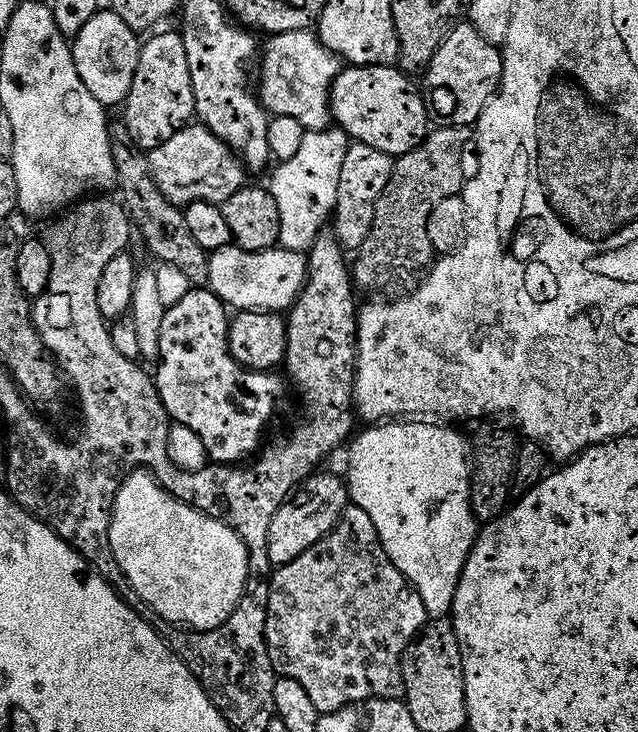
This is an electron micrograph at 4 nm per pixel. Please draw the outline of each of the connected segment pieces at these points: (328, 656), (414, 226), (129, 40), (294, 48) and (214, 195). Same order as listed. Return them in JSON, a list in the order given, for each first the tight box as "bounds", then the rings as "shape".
[{"bounds":[262,503,430,714],"shape":[[[349,503],[340,513],[340,519],[336,521],[336,525],[321,540],[314,542],[314,546],[302,550],[302,554],[298,554],[298,558],[279,565],[268,580],[266,602],[267,599],[268,605],[264,608],[262,640],[268,646],[268,657],[272,667],[280,676],[289,676],[302,682],[302,688],[306,690],[306,694],[310,694],[310,700],[314,702],[314,706],[321,714],[337,712],[339,708],[344,708],[348,704],[359,705],[361,702],[377,698],[396,698],[401,695],[404,683],[400,673],[400,659],[406,646],[428,623],[430,617],[426,606],[422,606],[422,598],[418,598],[418,594],[412,589],[411,582],[398,570],[398,566],[394,566],[394,562],[390,562],[390,558],[374,530],[374,522],[370,522],[370,516],[366,514],[366,510],[362,510],[357,504]]]},{"bounds":[350,124,470,289],"shape":[[[458,124],[439,127],[433,127],[421,144],[414,146],[414,150],[395,157],[390,182],[386,182],[386,190],[382,190],[374,206],[370,234],[366,234],[366,242],[355,249],[356,261],[353,259],[350,264],[352,283],[357,289],[374,287],[376,275],[387,268],[423,269],[433,263],[426,218],[430,218],[430,210],[434,210],[442,198],[461,195],[466,179],[464,143],[470,140],[467,127]]]},{"bounds":[70,10,142,106],"shape":[[[98,10],[90,18],[90,22],[86,22],[86,26],[82,26],[82,30],[78,30],[76,35],[71,37],[70,47],[74,70],[82,82],[82,86],[86,86],[86,90],[90,90],[90,94],[98,103],[105,106],[123,105],[126,94],[130,90],[130,82],[134,78],[134,70],[138,66],[138,54],[142,40],[141,37],[136,36],[139,35],[132,28],[126,26],[126,22],[122,22],[122,18],[117,12]]]},{"bounds":[258,28,342,132],"shape":[[[303,28],[293,32],[278,32],[269,35],[265,40],[268,41],[264,44],[264,57],[260,60],[260,90],[258,89],[261,106],[272,116],[298,118],[298,122],[302,122],[304,129],[310,132],[329,127],[328,89],[332,87],[332,80],[342,67],[340,57],[322,47],[313,31]]]},{"bounds":[147,122,246,206],"shape":[[[199,122],[179,128],[166,142],[151,149],[147,158],[158,190],[177,206],[187,206],[196,200],[219,205],[246,183],[246,169],[237,154]]]}]

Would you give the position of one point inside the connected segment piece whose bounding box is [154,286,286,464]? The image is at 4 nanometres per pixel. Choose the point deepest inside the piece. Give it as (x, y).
(200, 385)

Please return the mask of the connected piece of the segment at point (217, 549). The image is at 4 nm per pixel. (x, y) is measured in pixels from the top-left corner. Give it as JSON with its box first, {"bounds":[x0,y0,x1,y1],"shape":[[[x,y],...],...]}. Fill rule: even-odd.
{"bounds":[108,470,248,633],"shape":[[[133,470],[120,482],[113,499],[109,518],[108,545],[110,556],[124,571],[128,584],[161,616],[172,624],[185,624],[197,633],[218,627],[236,609],[248,571],[248,548],[228,524],[213,520],[196,508],[182,504],[177,496],[168,493],[147,471]]]}

